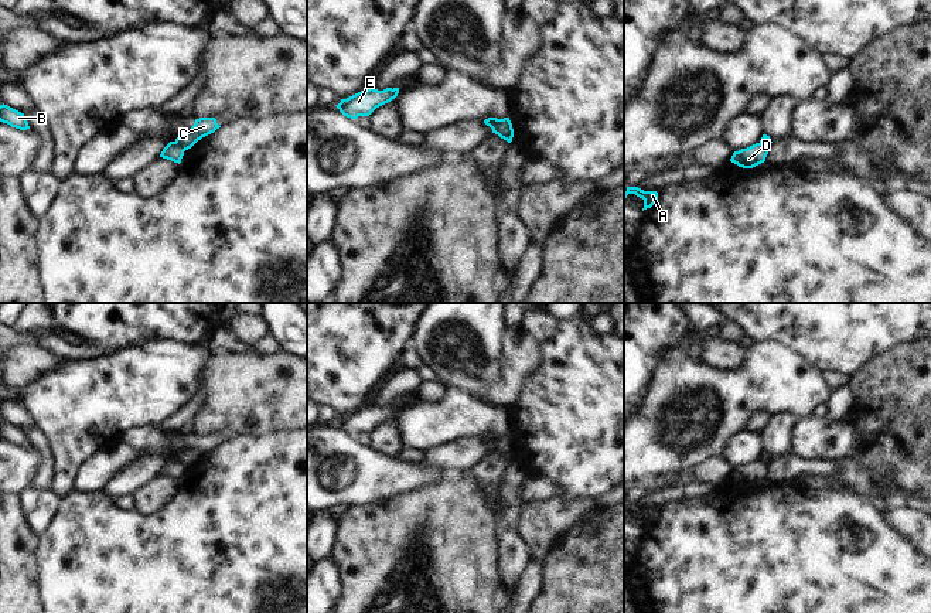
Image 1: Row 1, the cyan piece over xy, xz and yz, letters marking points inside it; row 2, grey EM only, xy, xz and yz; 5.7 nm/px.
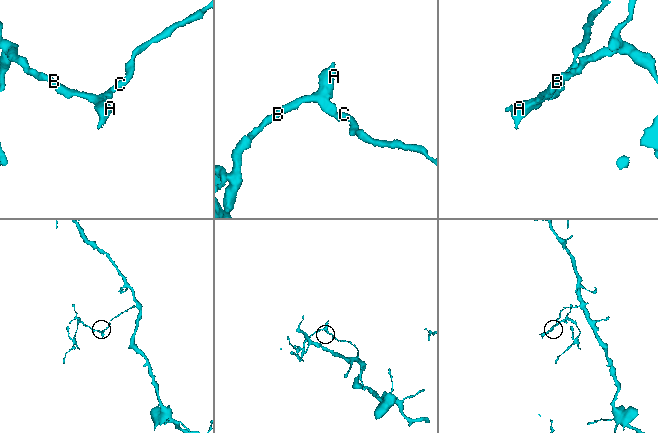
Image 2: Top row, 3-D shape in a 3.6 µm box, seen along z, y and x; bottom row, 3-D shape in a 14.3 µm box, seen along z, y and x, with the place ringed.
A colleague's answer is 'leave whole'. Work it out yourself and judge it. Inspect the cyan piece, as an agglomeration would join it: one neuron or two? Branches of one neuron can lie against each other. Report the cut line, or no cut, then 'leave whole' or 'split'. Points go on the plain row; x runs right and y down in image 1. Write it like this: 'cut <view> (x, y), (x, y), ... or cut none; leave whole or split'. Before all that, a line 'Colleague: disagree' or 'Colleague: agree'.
Colleague: disagree
cut xy (174, 459), (184, 467); split

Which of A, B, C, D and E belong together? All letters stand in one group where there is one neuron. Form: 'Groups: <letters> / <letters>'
Groups: A B D E / C

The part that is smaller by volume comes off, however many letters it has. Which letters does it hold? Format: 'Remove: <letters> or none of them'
Remove: A, B, D, E

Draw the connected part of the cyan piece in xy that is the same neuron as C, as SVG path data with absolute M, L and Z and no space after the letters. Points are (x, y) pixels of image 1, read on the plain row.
M200 435L195 436L194 443L184 449L181 453L175 456L175 460L181 463L184 467L191 466L198 457L214 450L221 443L216 440L215 435Z

